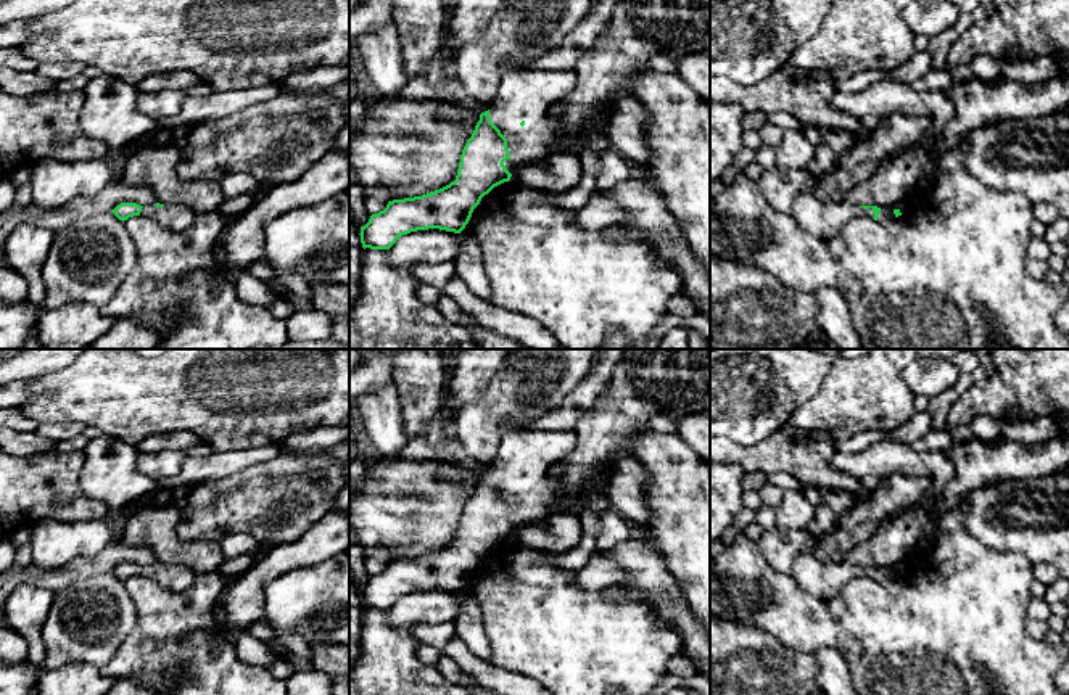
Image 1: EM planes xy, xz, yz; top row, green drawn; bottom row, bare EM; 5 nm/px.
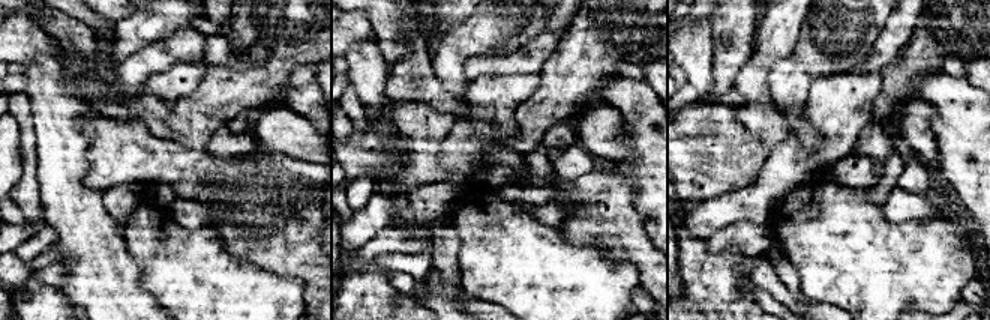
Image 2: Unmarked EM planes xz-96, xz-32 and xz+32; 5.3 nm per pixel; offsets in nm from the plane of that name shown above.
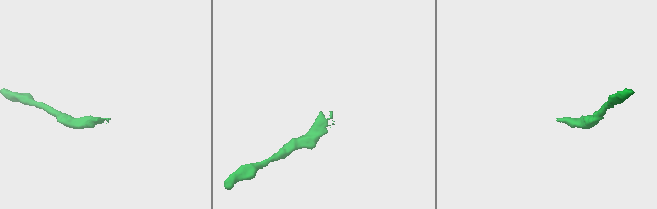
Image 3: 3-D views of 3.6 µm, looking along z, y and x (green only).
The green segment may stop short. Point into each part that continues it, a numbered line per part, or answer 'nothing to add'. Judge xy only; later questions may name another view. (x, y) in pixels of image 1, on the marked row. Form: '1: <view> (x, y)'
1: xy (174, 217)

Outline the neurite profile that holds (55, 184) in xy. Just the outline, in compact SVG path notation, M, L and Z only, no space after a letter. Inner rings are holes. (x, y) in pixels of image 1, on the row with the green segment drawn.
M43 159L32 164L32 203L40 209L58 209L76 198L93 196L116 177L108 159L61 162Z

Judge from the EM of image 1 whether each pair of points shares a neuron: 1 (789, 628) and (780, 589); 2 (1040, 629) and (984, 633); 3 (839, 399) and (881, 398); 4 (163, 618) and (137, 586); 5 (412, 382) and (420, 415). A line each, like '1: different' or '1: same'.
1: same
2: different
3: same
4: same
5: same

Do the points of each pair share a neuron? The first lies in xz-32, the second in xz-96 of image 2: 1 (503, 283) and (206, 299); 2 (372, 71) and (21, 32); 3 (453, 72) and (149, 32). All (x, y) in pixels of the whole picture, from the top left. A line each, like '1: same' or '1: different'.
1: same
2: different
3: same

